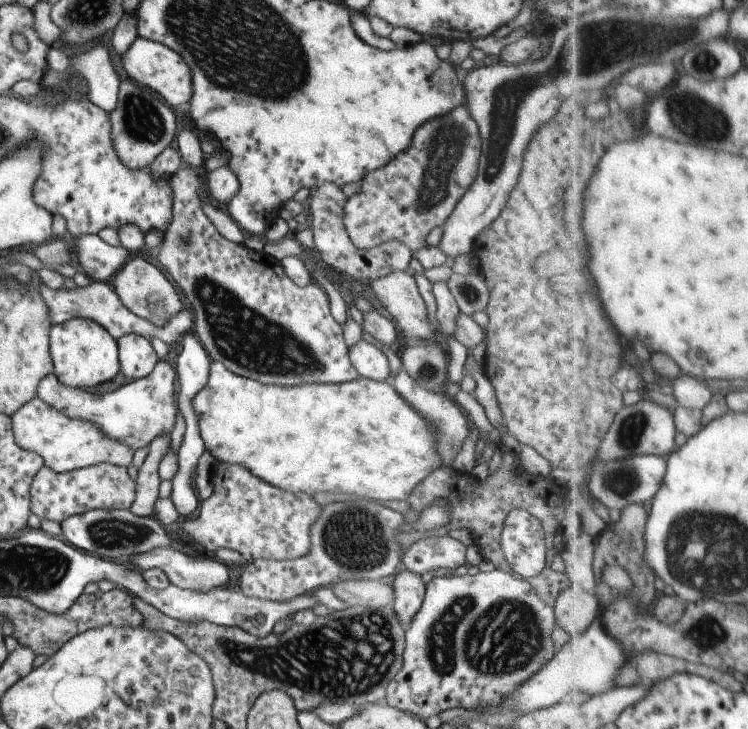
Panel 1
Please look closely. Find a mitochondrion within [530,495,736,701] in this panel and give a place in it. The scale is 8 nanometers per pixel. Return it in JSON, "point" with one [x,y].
{"point":[706,631]}

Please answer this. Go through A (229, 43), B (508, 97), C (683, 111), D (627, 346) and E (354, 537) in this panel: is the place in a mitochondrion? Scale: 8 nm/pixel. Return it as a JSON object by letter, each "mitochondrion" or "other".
{"A":"mitochondrion","B":"mitochondrion","C":"mitochondrion","D":"other","E":"mitochondrion"}

